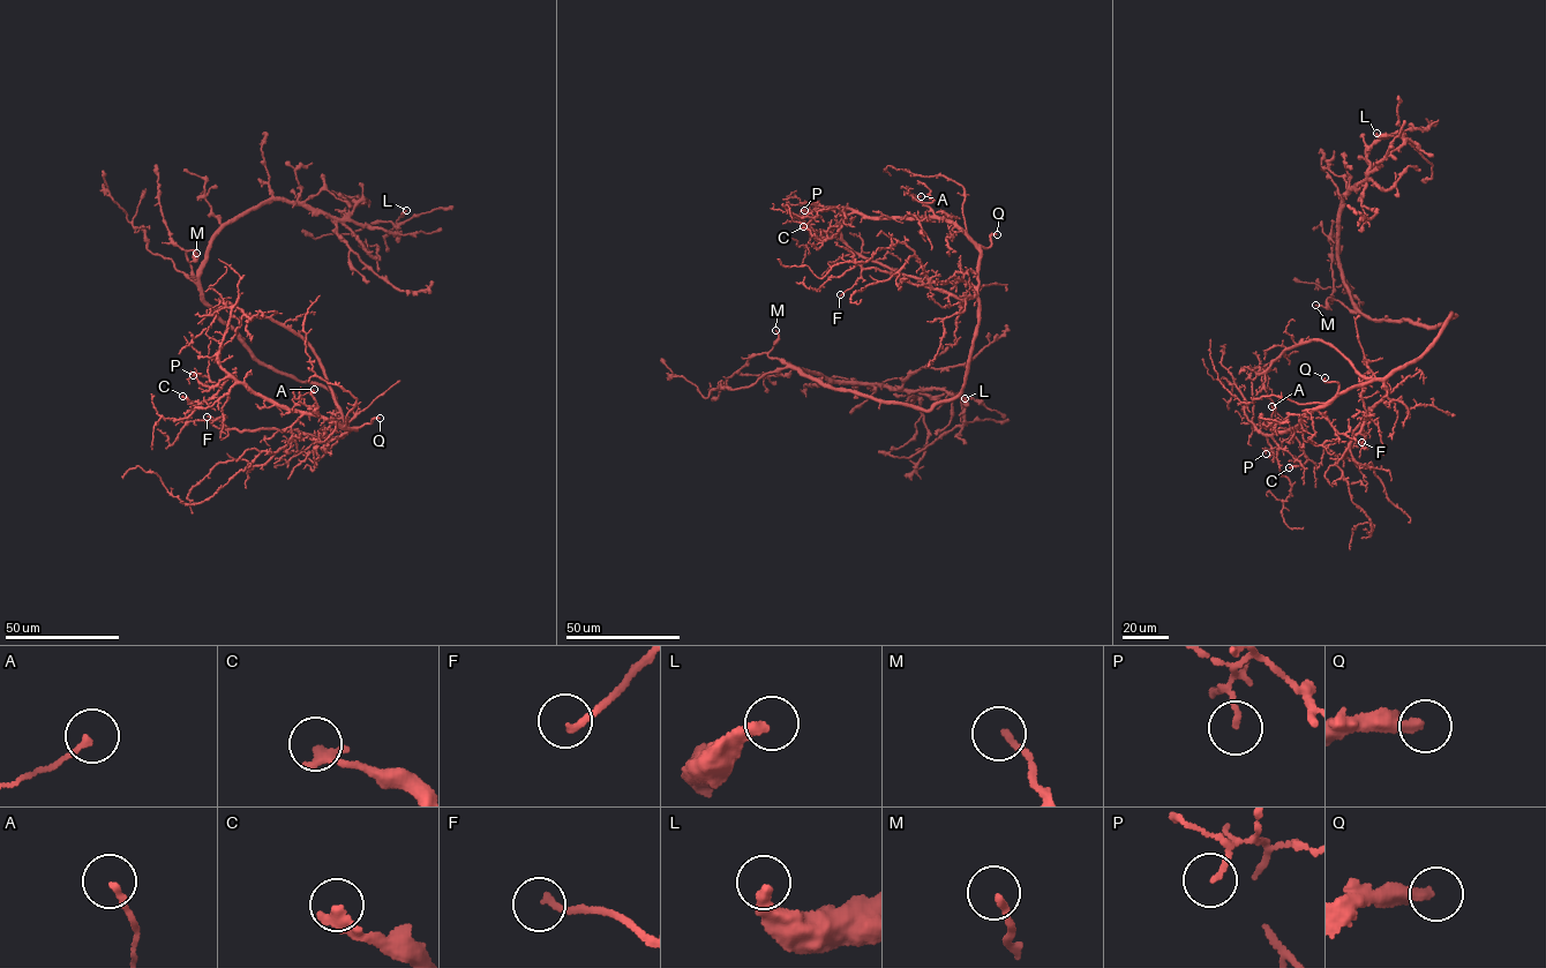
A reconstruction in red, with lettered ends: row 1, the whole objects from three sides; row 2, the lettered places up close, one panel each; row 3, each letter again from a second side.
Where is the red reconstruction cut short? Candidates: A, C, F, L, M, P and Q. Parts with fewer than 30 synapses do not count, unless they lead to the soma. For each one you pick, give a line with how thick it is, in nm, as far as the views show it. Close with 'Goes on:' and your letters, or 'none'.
Q: calibre 320 nm
Goes on: Q

